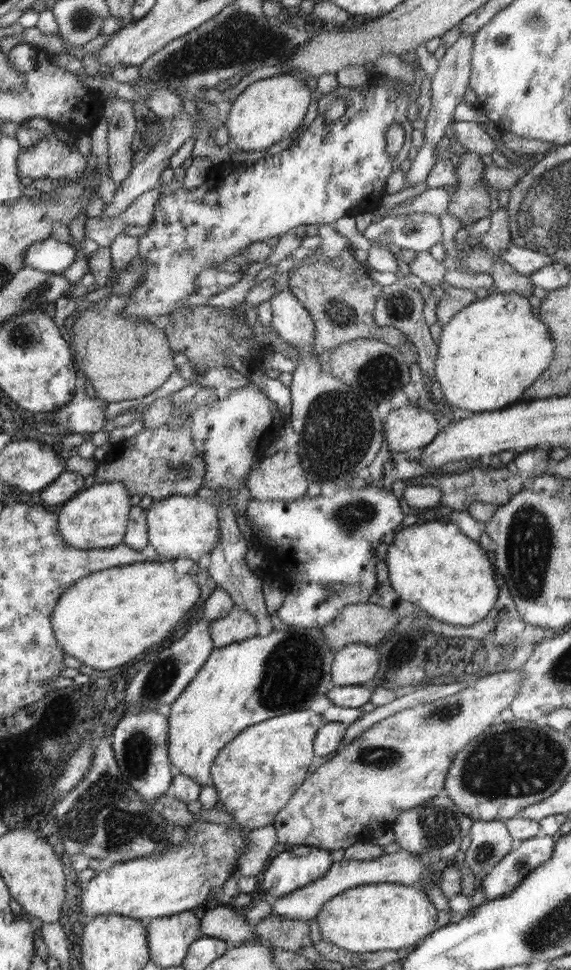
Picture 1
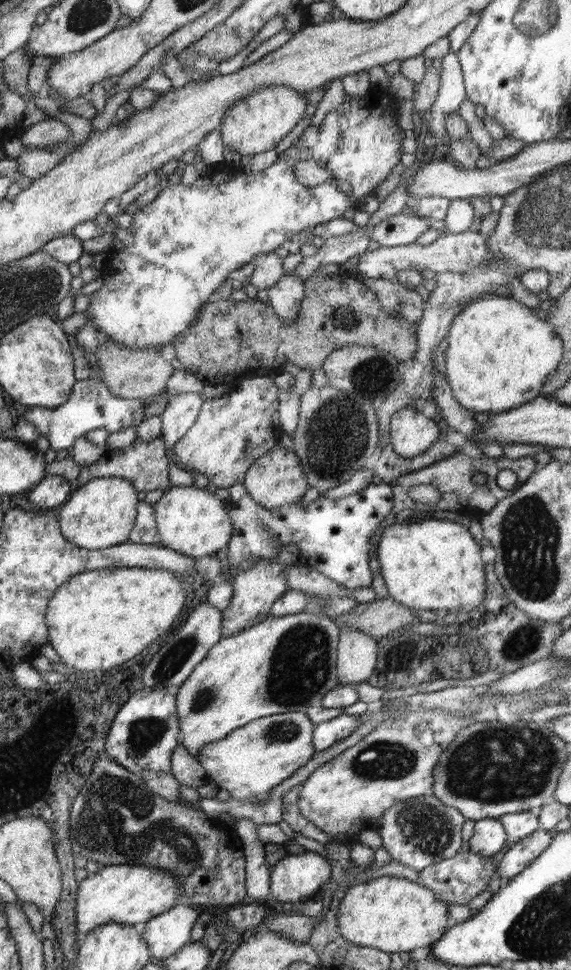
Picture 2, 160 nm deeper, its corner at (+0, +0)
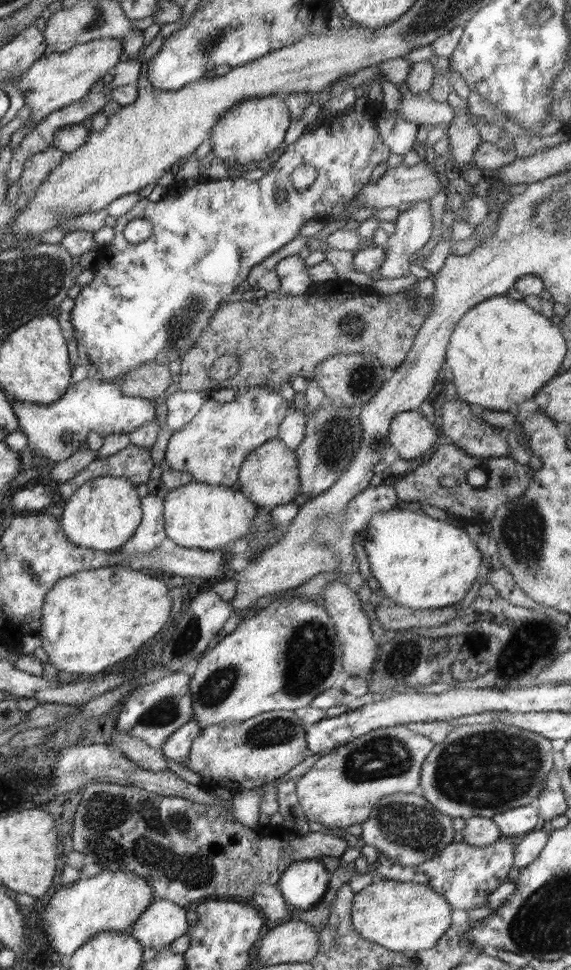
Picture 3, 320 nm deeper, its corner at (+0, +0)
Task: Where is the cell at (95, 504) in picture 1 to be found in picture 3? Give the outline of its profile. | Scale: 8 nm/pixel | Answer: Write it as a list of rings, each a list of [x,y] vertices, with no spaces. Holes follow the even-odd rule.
[[[101,476],[84,483],[66,502],[62,528],[74,544],[98,551],[114,551],[128,543],[142,520],[140,496],[127,478]]]

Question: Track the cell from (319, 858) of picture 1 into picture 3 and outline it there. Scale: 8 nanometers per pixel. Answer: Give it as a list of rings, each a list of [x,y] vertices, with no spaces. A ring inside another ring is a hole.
[[[299,860],[286,868],[277,887],[292,908],[306,911],[322,902],[331,874],[330,862]]]

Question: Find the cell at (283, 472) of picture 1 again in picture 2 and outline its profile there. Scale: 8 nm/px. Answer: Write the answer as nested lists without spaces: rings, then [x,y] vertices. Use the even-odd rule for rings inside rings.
[[[277,445],[250,466],[242,483],[252,500],[268,510],[298,503],[310,487],[301,461],[293,450]]]

